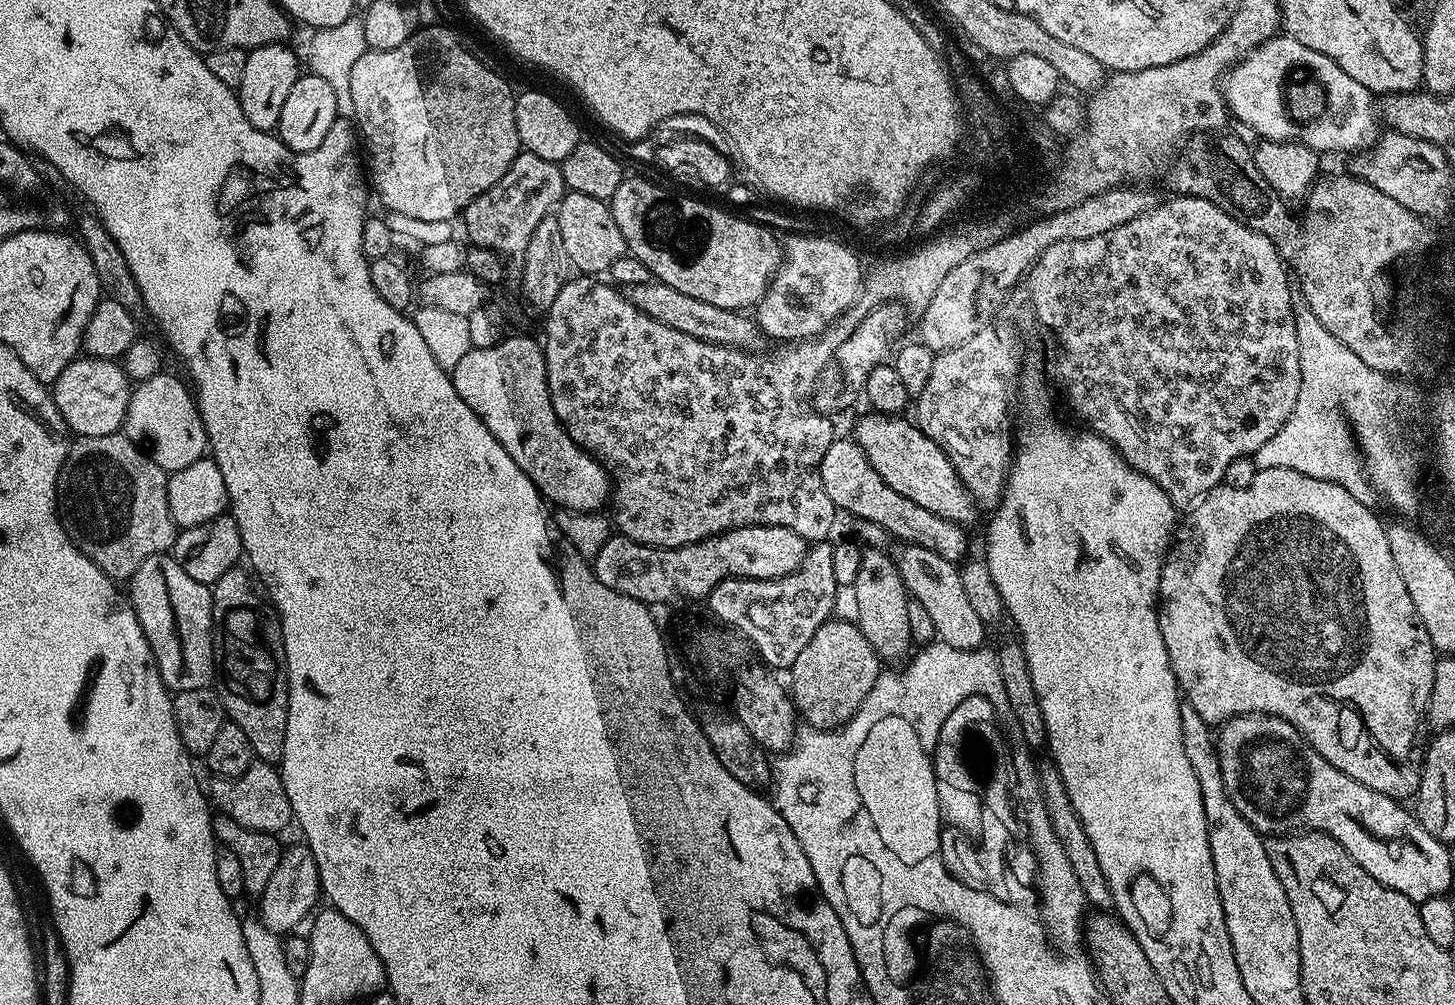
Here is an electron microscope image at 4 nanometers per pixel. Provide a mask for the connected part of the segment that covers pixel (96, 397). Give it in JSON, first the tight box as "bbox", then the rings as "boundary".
{"bbox":[50,358,133,437],"boundary":[[[91,358],[72,360],[70,366],[66,366],[66,370],[62,370],[62,374],[58,374],[50,386],[52,401],[77,437],[101,436],[121,431],[132,390],[133,385],[117,361]]]}

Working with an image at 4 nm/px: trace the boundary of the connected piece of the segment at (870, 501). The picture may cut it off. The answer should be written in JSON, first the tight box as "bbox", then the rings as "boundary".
{"bbox":[819,439,968,564],"boundary":[[[855,439],[833,440],[830,450],[826,450],[822,458],[819,472],[822,474],[822,486],[826,494],[830,494],[830,502],[834,502],[834,506],[841,513],[850,512],[868,524],[877,524],[890,535],[897,536],[905,545],[925,547],[955,564],[961,563],[967,557],[968,536],[965,527],[950,522],[949,519],[926,510],[926,506],[918,506],[918,502],[910,502],[910,498],[902,498],[902,494],[890,490],[890,486],[882,482],[878,470],[870,466],[870,458],[866,458],[862,446]]]}

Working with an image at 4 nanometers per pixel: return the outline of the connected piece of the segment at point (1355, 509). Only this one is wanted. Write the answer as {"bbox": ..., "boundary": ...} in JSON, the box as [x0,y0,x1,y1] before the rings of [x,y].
{"bbox":[1158,469,1438,802],"boundary":[[[1259,469],[1250,486],[1230,486],[1222,482],[1207,492],[1194,507],[1187,509],[1177,523],[1160,575],[1158,615],[1162,642],[1166,642],[1176,683],[1180,685],[1186,703],[1198,710],[1202,722],[1222,726],[1227,720],[1249,716],[1252,712],[1277,716],[1290,722],[1290,726],[1294,726],[1294,730],[1298,730],[1298,734],[1302,734],[1302,738],[1306,738],[1306,742],[1310,742],[1310,746],[1314,746],[1330,766],[1342,770],[1342,774],[1354,778],[1354,782],[1362,782],[1362,786],[1378,794],[1404,802],[1407,796],[1408,799],[1415,797],[1420,790],[1422,764],[1412,751],[1416,748],[1416,731],[1420,724],[1422,728],[1425,723],[1428,706],[1432,703],[1438,653],[1395,565],[1390,542],[1387,541],[1388,528],[1375,514],[1373,509],[1358,502],[1342,486],[1307,477],[1294,469]]]}

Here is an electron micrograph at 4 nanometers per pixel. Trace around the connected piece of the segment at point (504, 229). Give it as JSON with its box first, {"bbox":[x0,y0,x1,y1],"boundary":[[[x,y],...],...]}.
{"bbox":[462,151,565,258],"boundary":[[[521,151],[514,158],[510,170],[506,170],[506,174],[502,174],[502,178],[498,178],[488,192],[478,194],[478,198],[464,208],[462,221],[468,231],[468,240],[478,247],[488,247],[504,258],[522,257],[535,227],[549,217],[565,191],[559,164],[538,158],[538,154],[533,152]]]}

